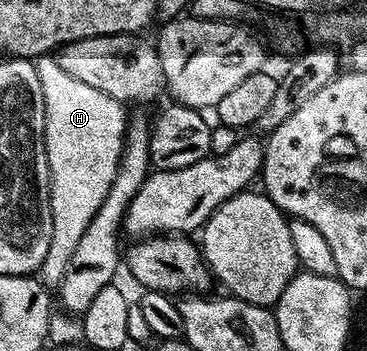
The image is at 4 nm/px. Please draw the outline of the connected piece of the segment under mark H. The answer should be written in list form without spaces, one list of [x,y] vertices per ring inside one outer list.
[[[54,55],[34,57],[37,78],[41,78],[41,94],[45,94],[45,134],[43,140],[47,144],[47,161],[51,171],[51,217],[53,218],[53,234],[49,242],[49,254],[45,254],[45,262],[41,276],[48,285],[58,285],[65,274],[65,266],[69,266],[69,258],[73,258],[73,250],[77,250],[77,242],[81,242],[81,234],[93,222],[93,214],[105,202],[105,194],[109,194],[109,186],[113,186],[113,178],[117,174],[119,159],[123,153],[123,142],[127,138],[129,112],[118,100],[109,98],[109,94],[101,94],[101,90],[93,90],[93,86],[85,86],[85,82],[77,82],[70,74],[61,70],[58,59]]]

